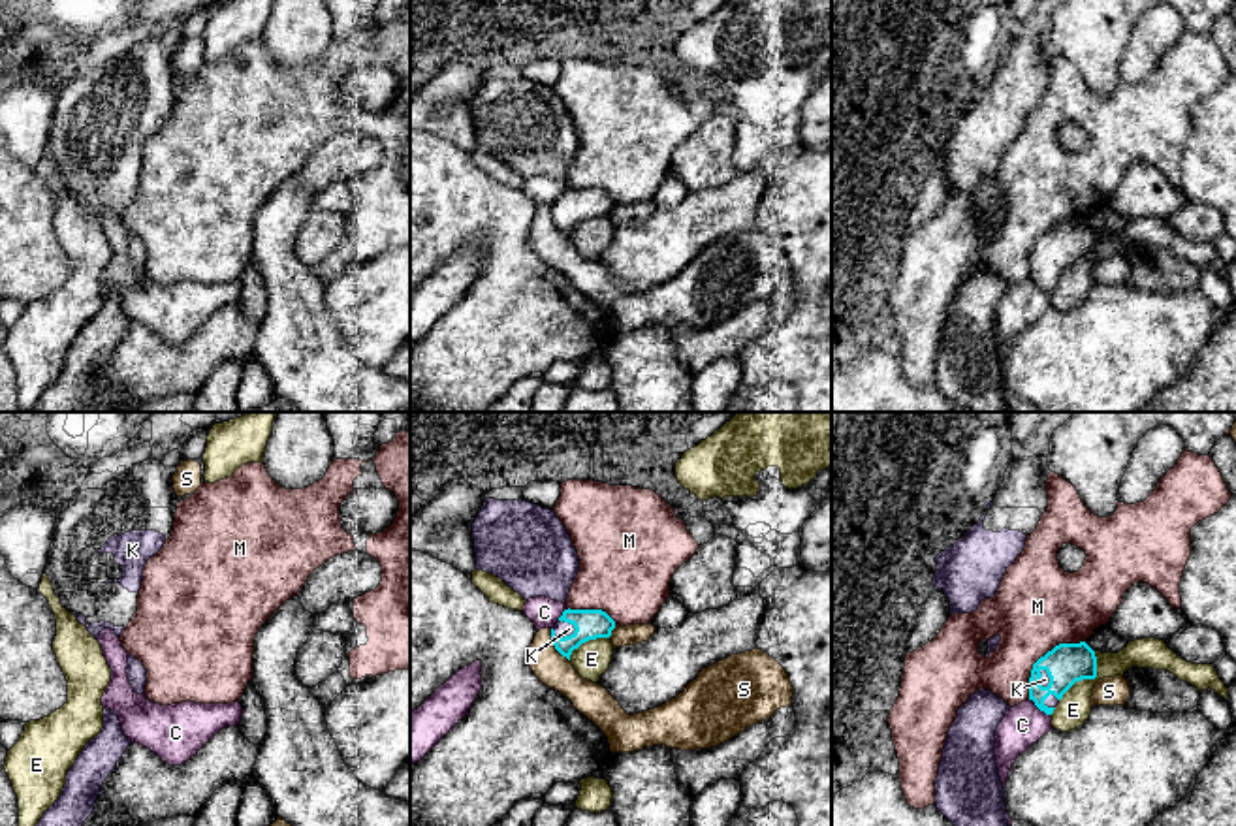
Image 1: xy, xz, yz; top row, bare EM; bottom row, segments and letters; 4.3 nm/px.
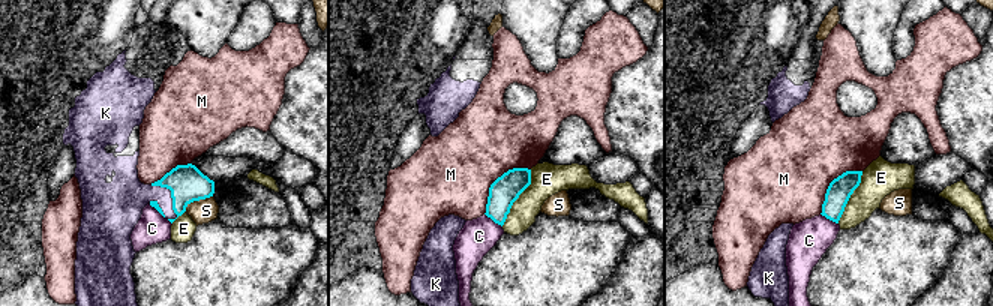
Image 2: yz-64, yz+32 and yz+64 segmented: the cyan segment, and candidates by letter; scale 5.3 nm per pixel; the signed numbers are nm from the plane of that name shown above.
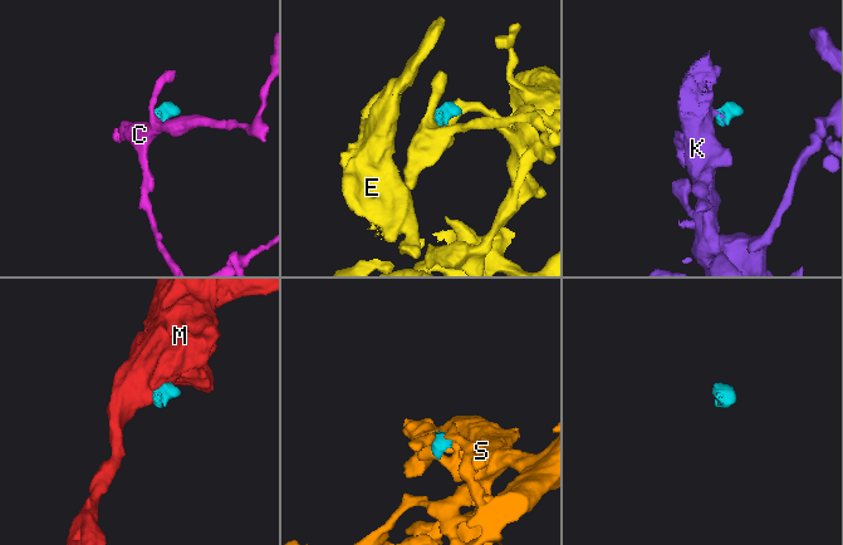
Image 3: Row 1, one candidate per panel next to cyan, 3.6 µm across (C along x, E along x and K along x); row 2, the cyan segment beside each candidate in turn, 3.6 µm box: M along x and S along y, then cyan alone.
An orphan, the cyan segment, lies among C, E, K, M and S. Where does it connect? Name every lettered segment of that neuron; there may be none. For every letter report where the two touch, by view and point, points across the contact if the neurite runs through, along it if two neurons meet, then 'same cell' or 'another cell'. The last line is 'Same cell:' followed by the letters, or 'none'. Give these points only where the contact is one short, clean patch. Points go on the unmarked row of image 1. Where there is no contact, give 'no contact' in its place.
C: yz (1039, 286) | along yz (1028, 277), (1048, 294) | another cell
E: yz (1088, 256) | along yz (1095, 230), (1095, 254), (1078, 258), (1060, 279) | another cell
K: xz (565, 215) | across xz (589, 202), (578, 204), (565, 215), (561, 207) | same cell
M: yz (1045, 234) | along yz (1084, 219), (1056, 222), (1048, 228), (1033, 243), (1028, 275) | another cell
S: xz (554, 222) | another cell
Same cell: K

